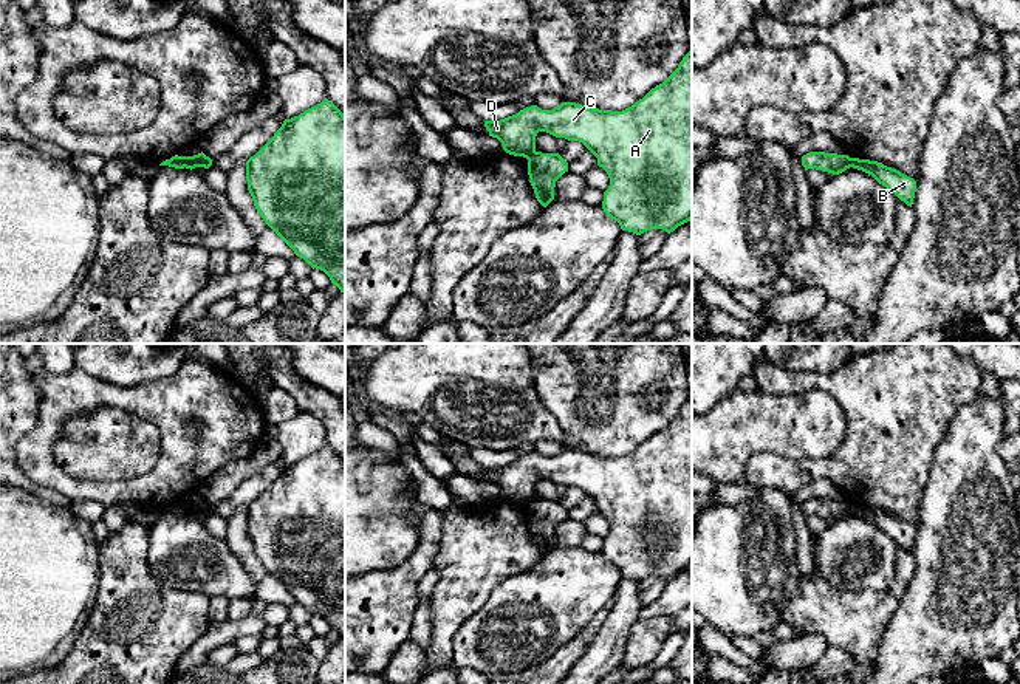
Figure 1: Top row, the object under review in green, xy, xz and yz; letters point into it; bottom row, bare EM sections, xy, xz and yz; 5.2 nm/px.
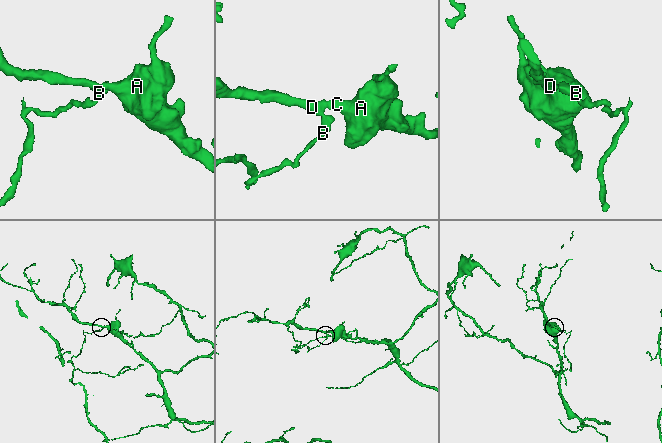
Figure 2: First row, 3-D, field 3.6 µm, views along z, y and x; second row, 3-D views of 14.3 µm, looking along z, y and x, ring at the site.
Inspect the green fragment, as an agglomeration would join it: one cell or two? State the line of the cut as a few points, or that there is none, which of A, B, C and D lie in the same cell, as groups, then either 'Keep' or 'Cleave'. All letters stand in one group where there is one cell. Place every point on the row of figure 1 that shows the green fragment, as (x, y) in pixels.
Split along xy (183, 157), (186, 166). Groups: A C D / B. Cleave

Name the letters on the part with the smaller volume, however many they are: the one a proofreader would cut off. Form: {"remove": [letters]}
{"remove": ["B"]}

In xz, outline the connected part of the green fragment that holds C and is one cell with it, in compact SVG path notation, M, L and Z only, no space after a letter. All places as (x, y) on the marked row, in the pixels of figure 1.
M692 48L662 84L622 111L599 110L576 102L562 102L553 110L531 105L505 119L484 121L484 127L489 136L501 142L506 153L523 158L536 152L539 132L582 142L597 158L597 166L610 178L602 209L619 223L622 231L641 235L652 229L662 229L670 234L692 220Z

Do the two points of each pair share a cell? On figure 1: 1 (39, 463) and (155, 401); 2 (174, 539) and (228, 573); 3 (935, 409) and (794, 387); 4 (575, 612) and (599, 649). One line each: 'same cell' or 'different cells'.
1: same cell
2: same cell
3: same cell
4: different cells

